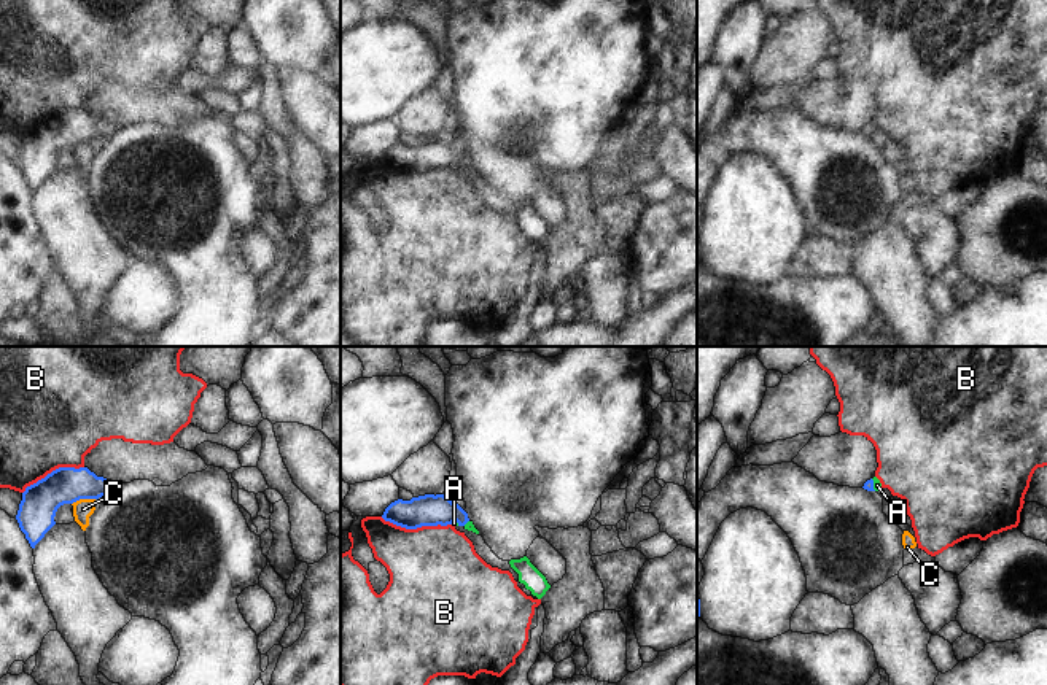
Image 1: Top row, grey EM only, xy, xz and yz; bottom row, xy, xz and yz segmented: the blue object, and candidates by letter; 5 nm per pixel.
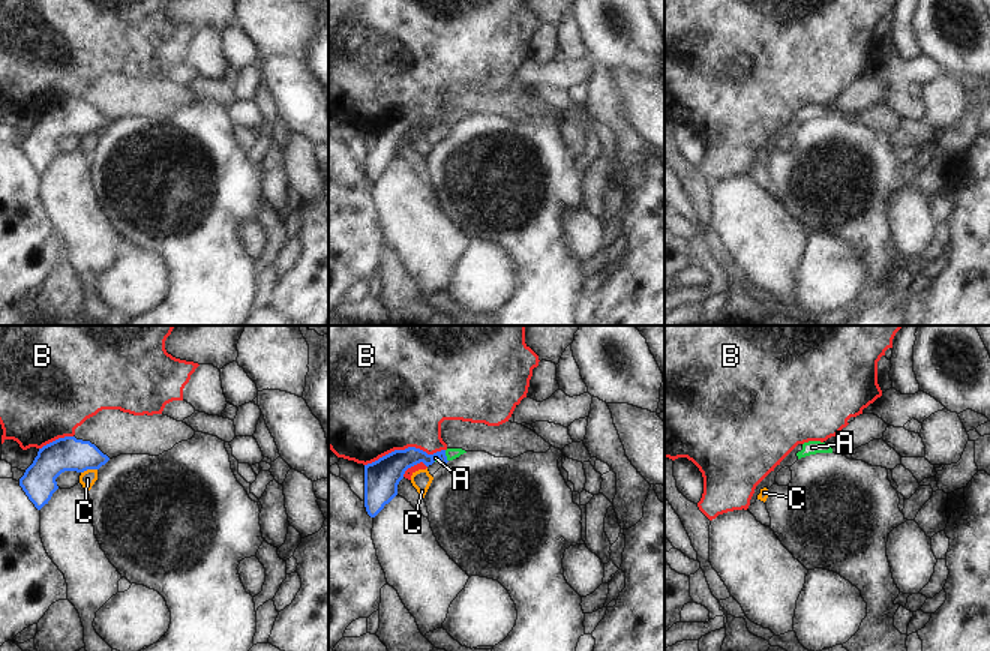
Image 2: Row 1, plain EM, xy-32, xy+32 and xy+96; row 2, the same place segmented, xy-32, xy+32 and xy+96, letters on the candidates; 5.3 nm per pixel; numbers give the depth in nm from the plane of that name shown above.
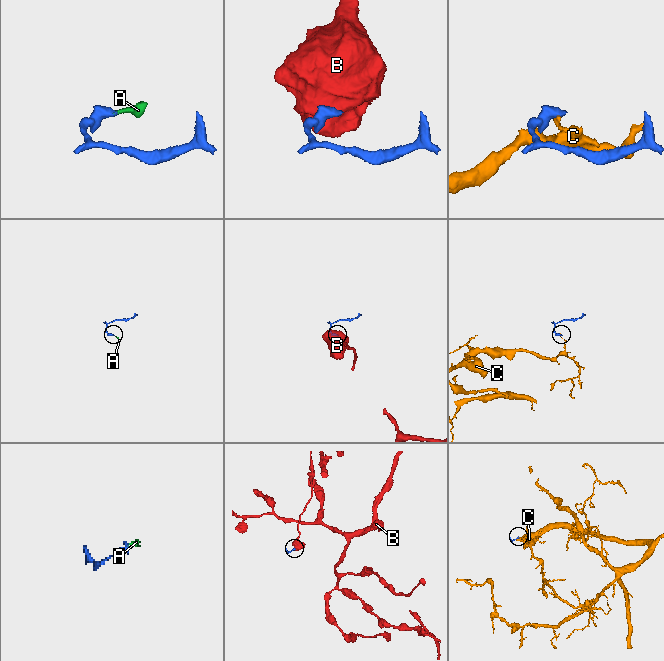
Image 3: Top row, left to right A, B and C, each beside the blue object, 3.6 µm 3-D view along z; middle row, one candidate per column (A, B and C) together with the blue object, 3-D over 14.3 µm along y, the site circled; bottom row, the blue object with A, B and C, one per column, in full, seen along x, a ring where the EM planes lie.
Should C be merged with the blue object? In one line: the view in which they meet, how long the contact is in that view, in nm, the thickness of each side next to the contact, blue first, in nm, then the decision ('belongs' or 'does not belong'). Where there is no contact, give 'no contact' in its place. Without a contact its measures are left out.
meets blue in xy; contact 120 nm long; 190 nm thick on the blue side, 100 nm on the other; does not belong

